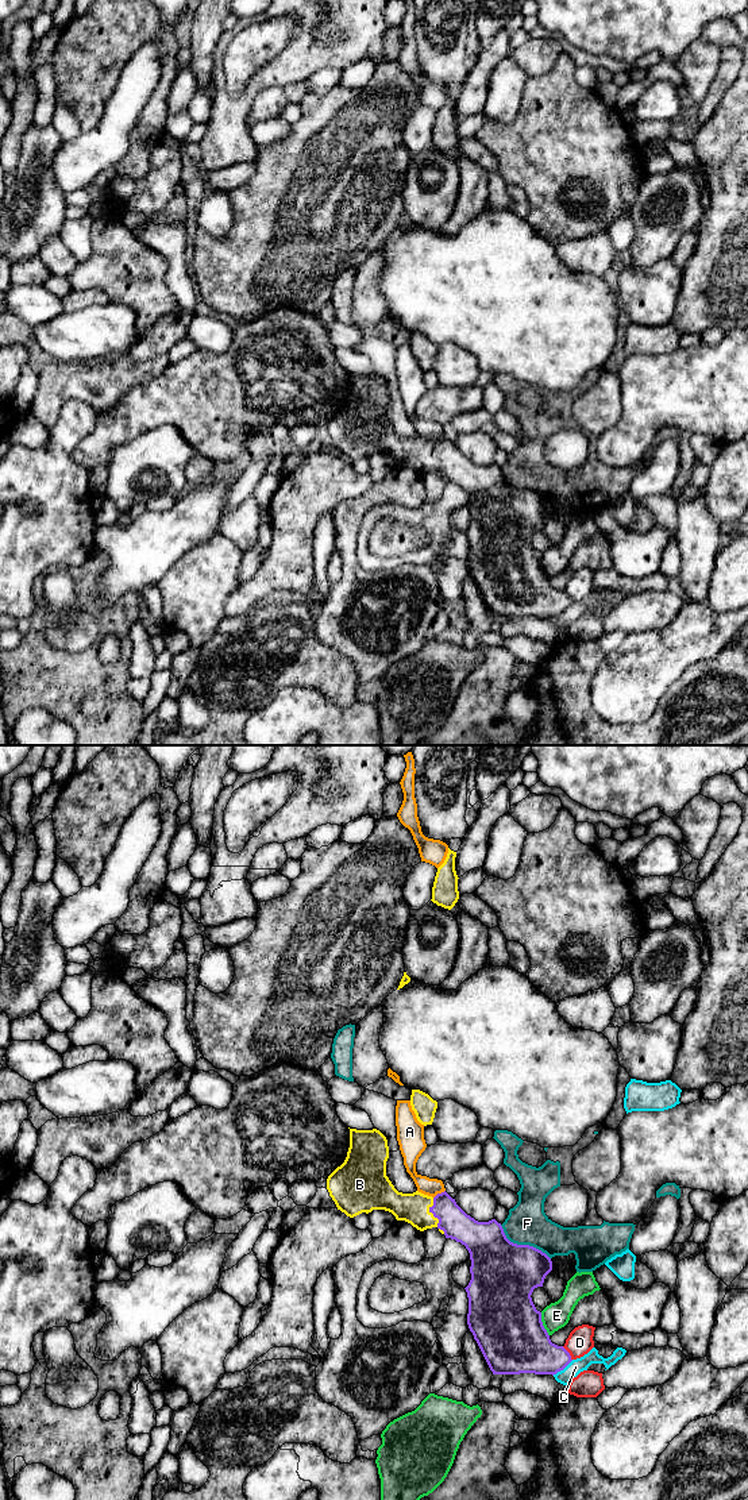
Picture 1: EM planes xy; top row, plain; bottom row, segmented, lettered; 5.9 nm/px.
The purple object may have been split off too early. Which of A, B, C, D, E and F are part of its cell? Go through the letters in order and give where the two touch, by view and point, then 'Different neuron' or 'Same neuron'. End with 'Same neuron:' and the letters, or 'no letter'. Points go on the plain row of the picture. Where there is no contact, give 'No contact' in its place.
A: Touches purple at xy (439, 438). Different neuron
B: Touches purple at xy (434, 459). Same neuron
C: Touches purple at xy (562, 613). Different neuron
D: Touches purple at xy (569, 597). Different neuron
E: Touches purple at xy (542, 569). Different neuron
F: Touches purple at xy (523, 489). Different neuron
Same neuron: B

